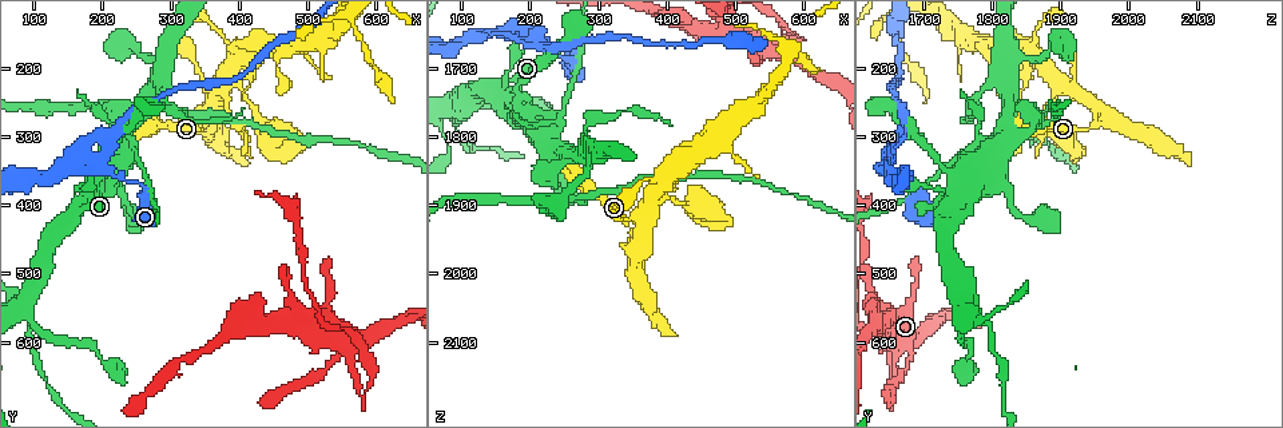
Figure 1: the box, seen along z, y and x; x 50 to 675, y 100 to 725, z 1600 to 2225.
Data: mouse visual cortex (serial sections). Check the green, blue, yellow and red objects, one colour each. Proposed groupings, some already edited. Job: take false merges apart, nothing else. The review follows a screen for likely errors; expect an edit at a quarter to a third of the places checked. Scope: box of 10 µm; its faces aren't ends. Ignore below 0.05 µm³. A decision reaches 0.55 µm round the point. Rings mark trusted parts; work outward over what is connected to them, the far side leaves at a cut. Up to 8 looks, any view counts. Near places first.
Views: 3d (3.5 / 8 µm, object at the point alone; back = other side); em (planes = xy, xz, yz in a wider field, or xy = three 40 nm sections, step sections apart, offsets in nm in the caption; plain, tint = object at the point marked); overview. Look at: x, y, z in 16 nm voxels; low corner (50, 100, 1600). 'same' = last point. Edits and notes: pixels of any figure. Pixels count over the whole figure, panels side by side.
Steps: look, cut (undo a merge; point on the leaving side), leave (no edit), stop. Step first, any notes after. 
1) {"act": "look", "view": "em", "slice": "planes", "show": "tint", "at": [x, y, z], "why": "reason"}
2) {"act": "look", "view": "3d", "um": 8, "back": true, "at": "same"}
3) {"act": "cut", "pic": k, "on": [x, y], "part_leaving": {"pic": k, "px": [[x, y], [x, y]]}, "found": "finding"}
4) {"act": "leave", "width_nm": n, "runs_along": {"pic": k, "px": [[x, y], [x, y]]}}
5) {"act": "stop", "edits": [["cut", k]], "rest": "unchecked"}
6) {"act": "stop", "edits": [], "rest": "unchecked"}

{"act": "look", "view": "3d", "um": 3.5, "at": [575, 670, 1655], "why": "sharp bend"}

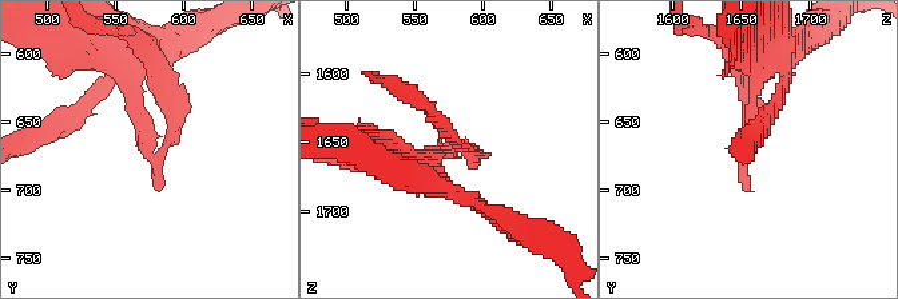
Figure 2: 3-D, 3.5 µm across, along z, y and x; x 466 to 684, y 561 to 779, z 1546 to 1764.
{"act": "look", "view": "em", "slice": "planes", "show": "plain", "at": [580, 666, 1656], "why": "need the tissue"}

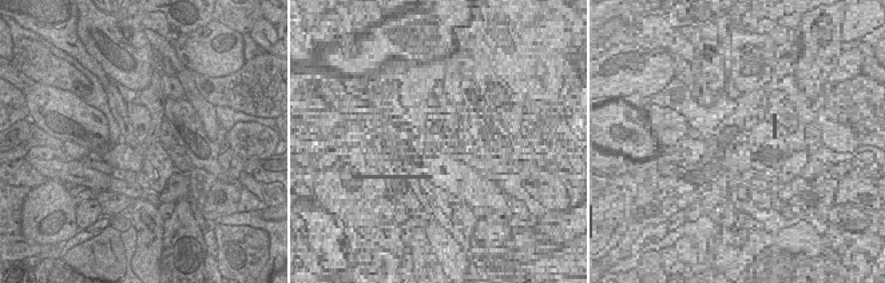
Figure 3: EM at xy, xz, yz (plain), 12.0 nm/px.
{"act": "look", "view": "em", "slice": "planes", "show": "tint", "at": "same", "why": "where the object lies"}

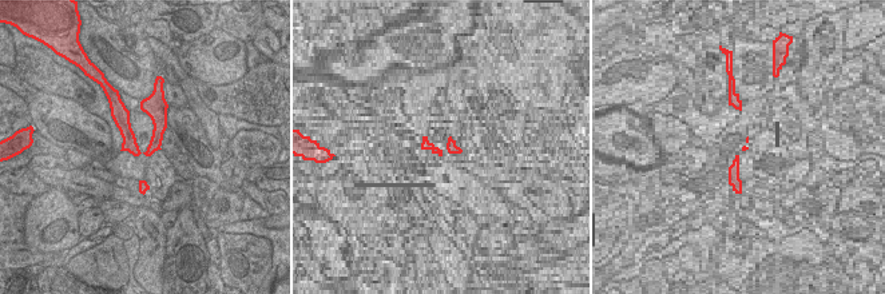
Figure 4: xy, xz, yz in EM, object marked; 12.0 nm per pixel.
{"act": "cut", "pic": 2, "on": [166, 102], "part_leaving": {"pic": 2, "px": [[159, 151], [175, 106], [143, 36]]}, "found": "a second cell is stuck on"}

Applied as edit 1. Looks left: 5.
{"act": "look", "view": "overview"}

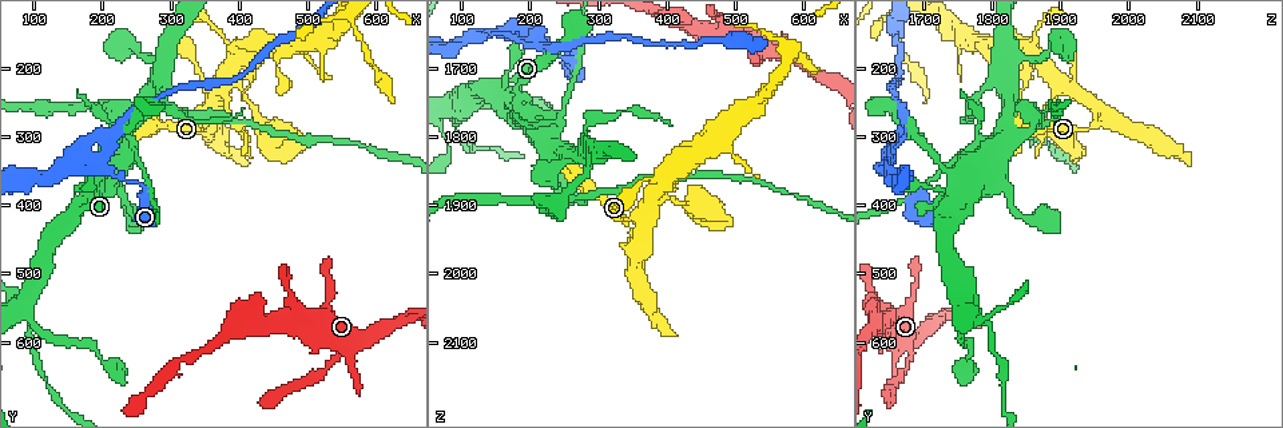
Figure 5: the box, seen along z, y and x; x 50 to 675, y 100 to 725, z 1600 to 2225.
{"act": "look", "view": "3d", "um": 3.5, "at": [95, 580, 1795], "why": "narrows sharply"}

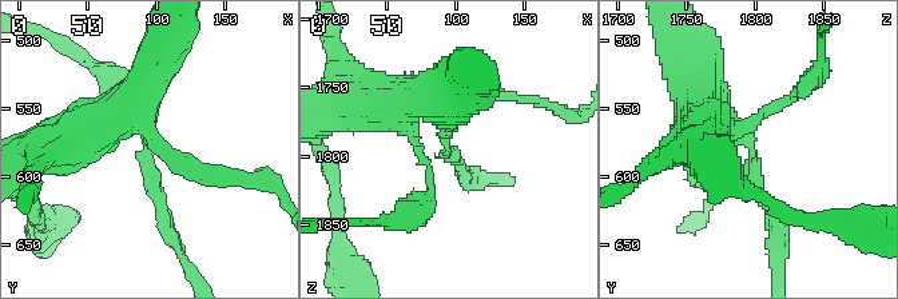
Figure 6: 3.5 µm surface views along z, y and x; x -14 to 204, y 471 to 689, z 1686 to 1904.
{"act": "leave", "runs_along": {"pic": 6, "px": [[702, 78], [777, 224]]}, "found": "continuous, no second cell"}

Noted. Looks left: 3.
{"act": "look", "view": "3d", "um": 3.5, "at": [390, 220, 1895], "why": "four arms meet"}

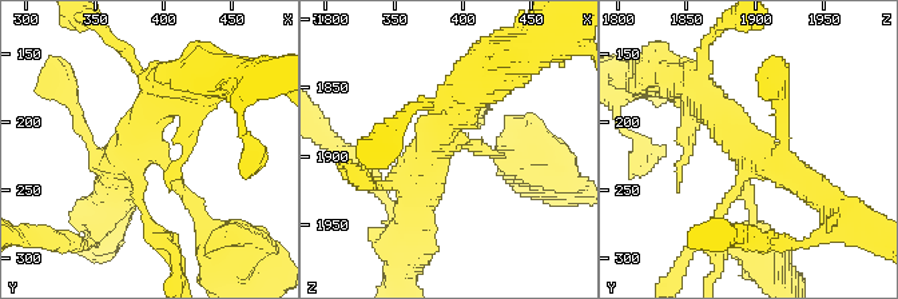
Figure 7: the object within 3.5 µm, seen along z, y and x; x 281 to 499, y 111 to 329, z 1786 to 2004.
{"act": "look", "view": "em", "slice": "xy", "step": 2, "show": "tint", "at": [392, 222, 1892]}

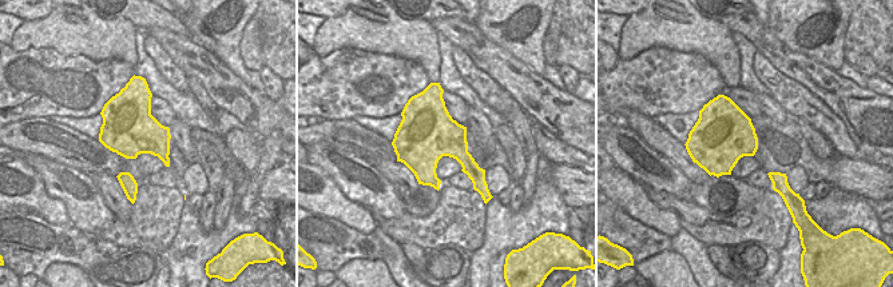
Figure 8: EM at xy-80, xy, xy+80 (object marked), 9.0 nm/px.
{"act": "leave", "runs_along": {"pic": 7, "px": [[829, 200], [746, 147], [702, 94]]}, "found": "all the same cell"}

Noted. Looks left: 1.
{"act": "stop", "edits": [["cut", 2]], "rest": "unchecked"}

